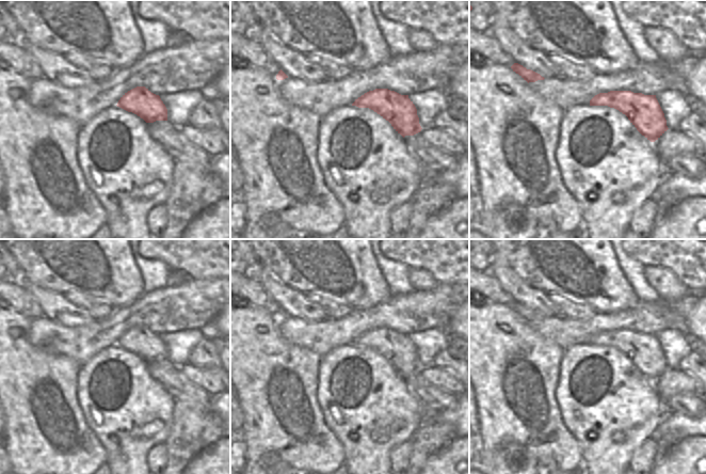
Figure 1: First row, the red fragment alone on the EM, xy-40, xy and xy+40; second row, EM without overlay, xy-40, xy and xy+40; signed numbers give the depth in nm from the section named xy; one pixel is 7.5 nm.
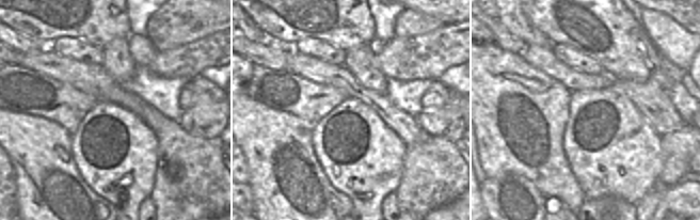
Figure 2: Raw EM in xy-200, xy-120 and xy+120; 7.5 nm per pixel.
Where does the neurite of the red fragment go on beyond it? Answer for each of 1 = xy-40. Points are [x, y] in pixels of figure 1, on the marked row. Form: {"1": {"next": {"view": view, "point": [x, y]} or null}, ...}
{"1": {"next": null}}

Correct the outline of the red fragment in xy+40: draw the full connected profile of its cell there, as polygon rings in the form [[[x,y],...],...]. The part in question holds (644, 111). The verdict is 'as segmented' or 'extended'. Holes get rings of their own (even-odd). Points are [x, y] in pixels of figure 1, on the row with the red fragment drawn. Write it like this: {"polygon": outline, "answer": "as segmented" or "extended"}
{"polygon": [[[610,91],[595,95],[590,106],[608,106],[619,110],[651,142],[658,140],[669,129],[656,95]]], "answer": "as segmented"}

